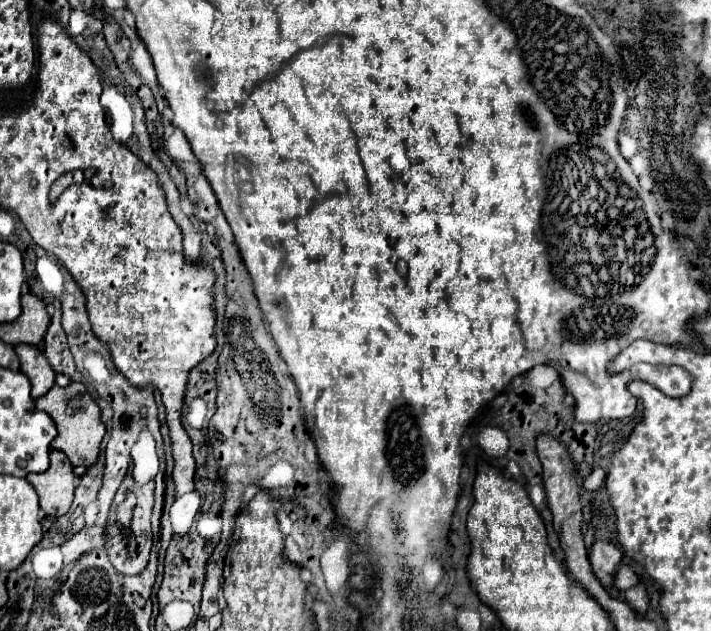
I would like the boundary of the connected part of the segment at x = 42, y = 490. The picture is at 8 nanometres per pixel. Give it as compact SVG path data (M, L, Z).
M50 451L50 467L42 473L30 473L26 477L34 485L40 497L40 509L44 515L64 515L70 509L74 497L74 473L72 463L64 457L62 451Z

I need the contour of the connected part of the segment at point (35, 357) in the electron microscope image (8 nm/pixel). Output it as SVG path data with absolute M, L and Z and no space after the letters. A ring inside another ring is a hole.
M20 343L14 349L20 359L20 371L26 373L26 377L32 383L32 397L34 399L42 397L54 385L54 377L56 377L54 369L50 367L48 359L44 357L44 353L38 347Z

